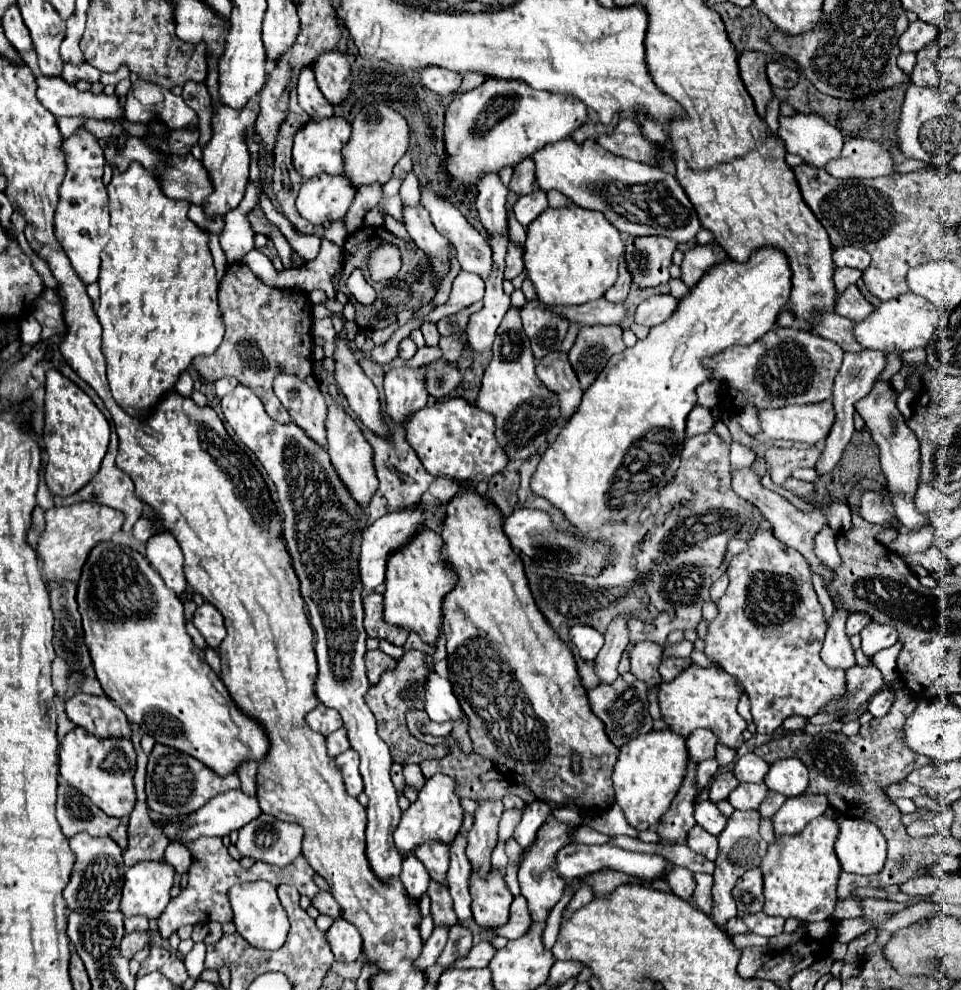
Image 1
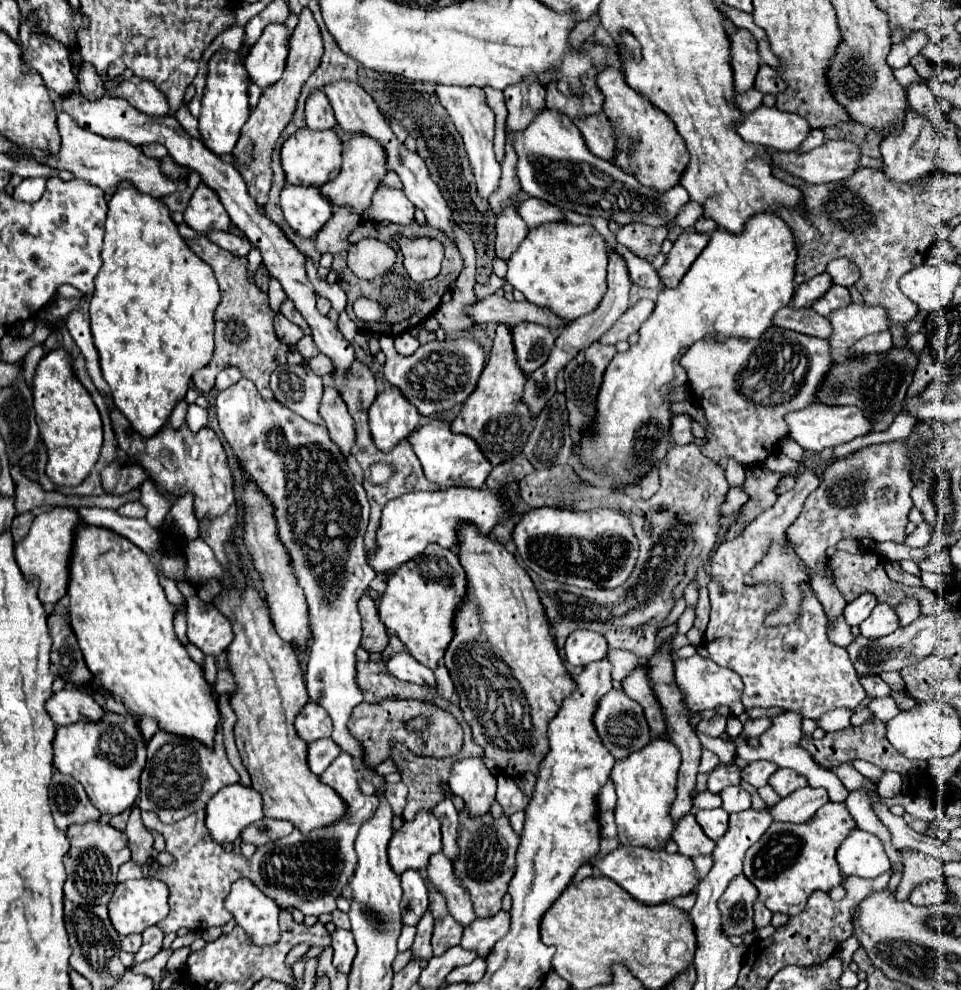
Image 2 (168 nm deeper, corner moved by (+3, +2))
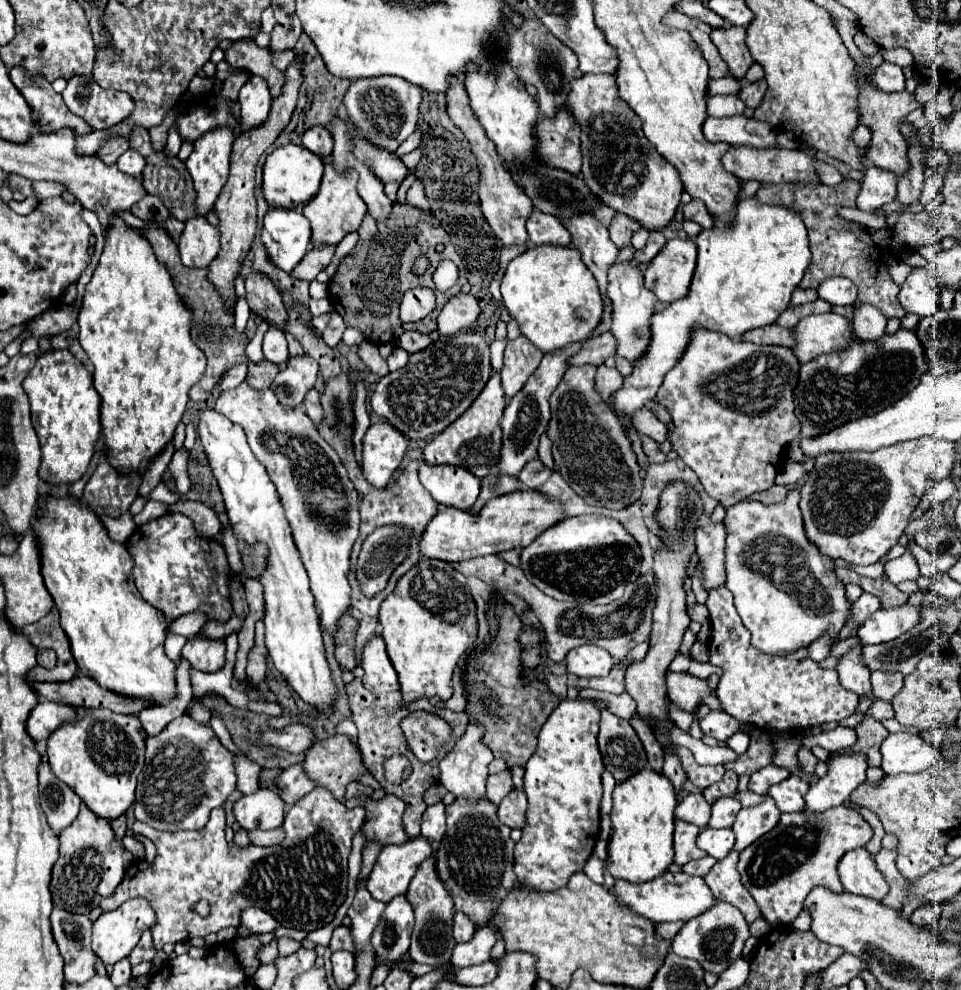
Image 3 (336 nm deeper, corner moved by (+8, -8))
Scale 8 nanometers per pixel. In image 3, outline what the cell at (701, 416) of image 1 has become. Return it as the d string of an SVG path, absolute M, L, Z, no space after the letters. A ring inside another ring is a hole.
M643 436L643 452L647 454L647 460L653 464L653 462L665 462L667 460L667 454L661 452L661 444L655 442L653 438L649 436Z

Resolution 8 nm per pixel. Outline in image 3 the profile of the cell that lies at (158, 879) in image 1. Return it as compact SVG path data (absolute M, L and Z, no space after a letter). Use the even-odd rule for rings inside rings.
M133 898L123 902L119 908L111 912L103 912L95 924L93 924L93 950L97 950L97 956L103 960L103 964L115 964L121 958L129 956L131 950L141 940L141 934L145 930L151 930L151 926L157 922L157 914L153 912L149 900L145 898Z

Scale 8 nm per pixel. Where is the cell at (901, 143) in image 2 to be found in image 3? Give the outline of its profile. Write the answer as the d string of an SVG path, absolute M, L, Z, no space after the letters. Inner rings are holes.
M867 166L865 178L863 178L863 188L857 196L859 210L871 212L871 210L895 200L897 182L899 182L899 176L895 172L889 174L889 170L883 170L877 166Z

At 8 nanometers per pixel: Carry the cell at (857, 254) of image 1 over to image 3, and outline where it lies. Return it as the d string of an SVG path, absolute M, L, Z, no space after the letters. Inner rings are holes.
M833 276L825 282L821 282L817 292L819 292L819 298L823 298L831 304L837 304L837 306L853 306L857 300L855 284L843 276Z

